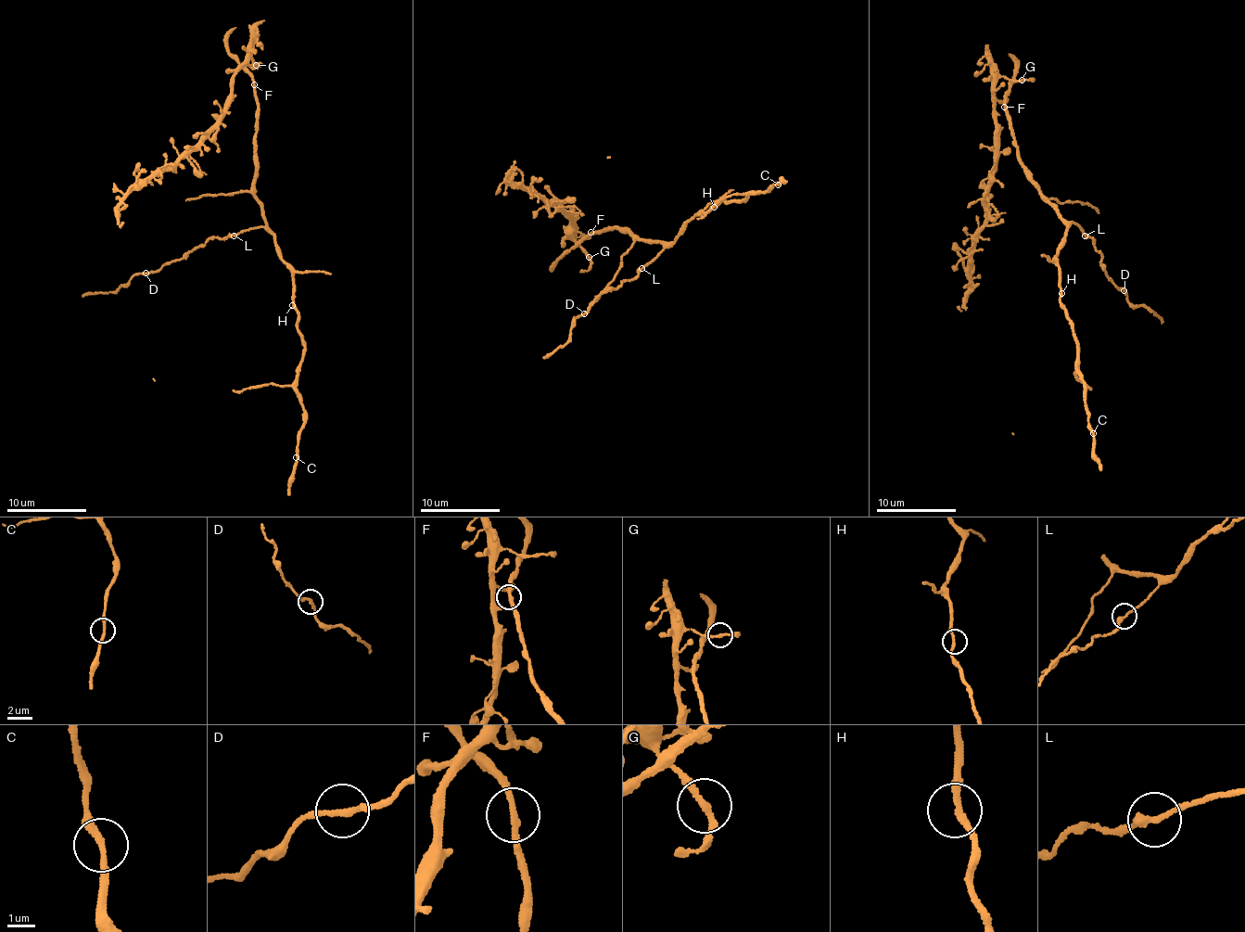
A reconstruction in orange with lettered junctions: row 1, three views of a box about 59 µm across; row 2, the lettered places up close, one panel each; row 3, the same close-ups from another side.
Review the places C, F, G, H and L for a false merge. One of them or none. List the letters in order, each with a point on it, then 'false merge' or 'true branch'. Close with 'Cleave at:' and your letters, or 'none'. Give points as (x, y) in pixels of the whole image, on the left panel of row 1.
C: (296, 457) | true branch
F: (254, 84) | true branch
G: (256, 65) | true branch
H: (292, 305) | true branch
L: (234, 236) | true branch
Cleave at: none

